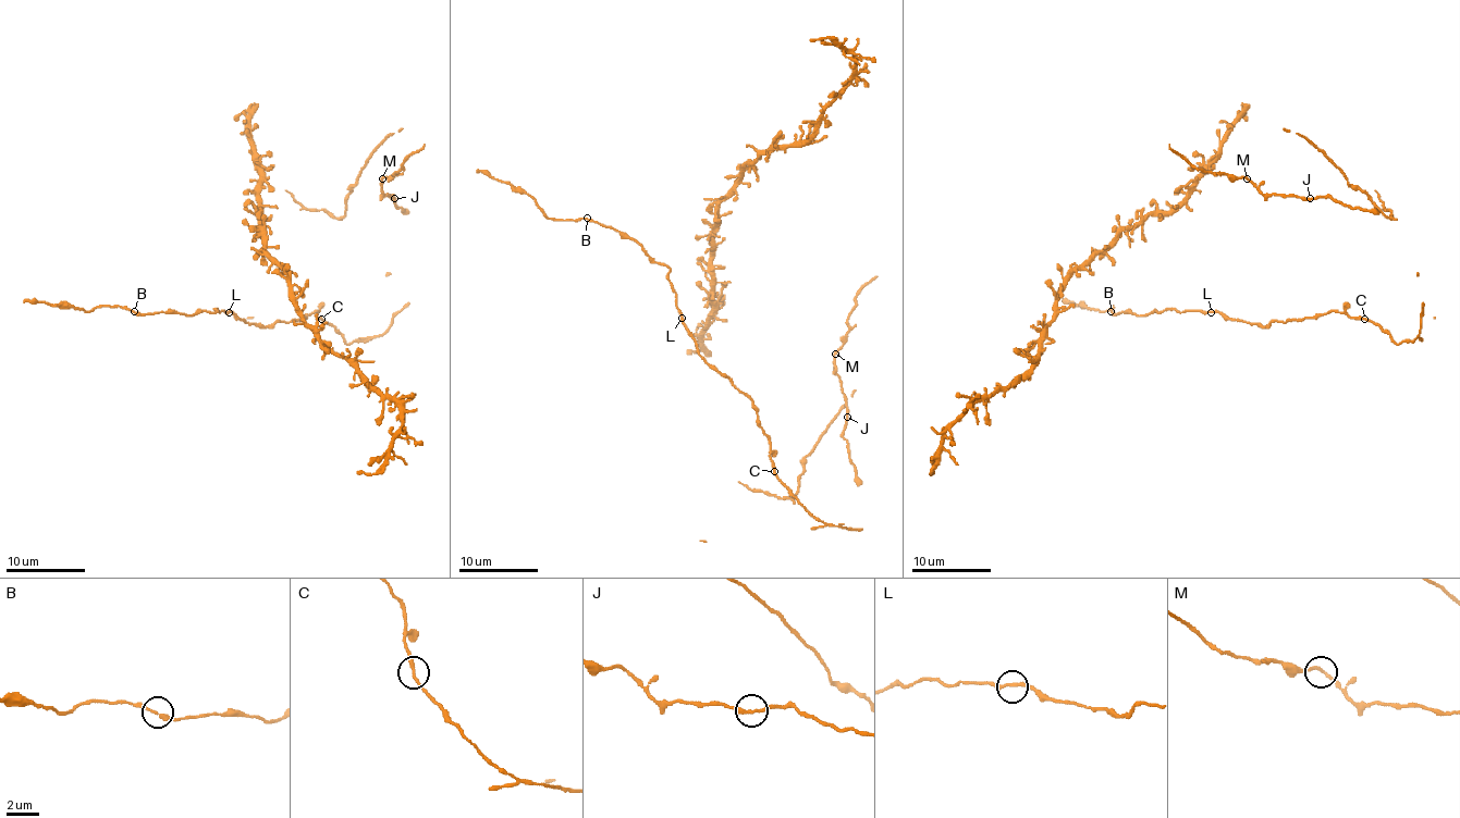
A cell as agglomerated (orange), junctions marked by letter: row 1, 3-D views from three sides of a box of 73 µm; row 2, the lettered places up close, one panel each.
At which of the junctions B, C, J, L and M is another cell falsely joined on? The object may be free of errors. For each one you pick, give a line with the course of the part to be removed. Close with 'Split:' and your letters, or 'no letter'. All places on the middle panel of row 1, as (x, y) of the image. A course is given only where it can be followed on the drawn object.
Split: no letter

